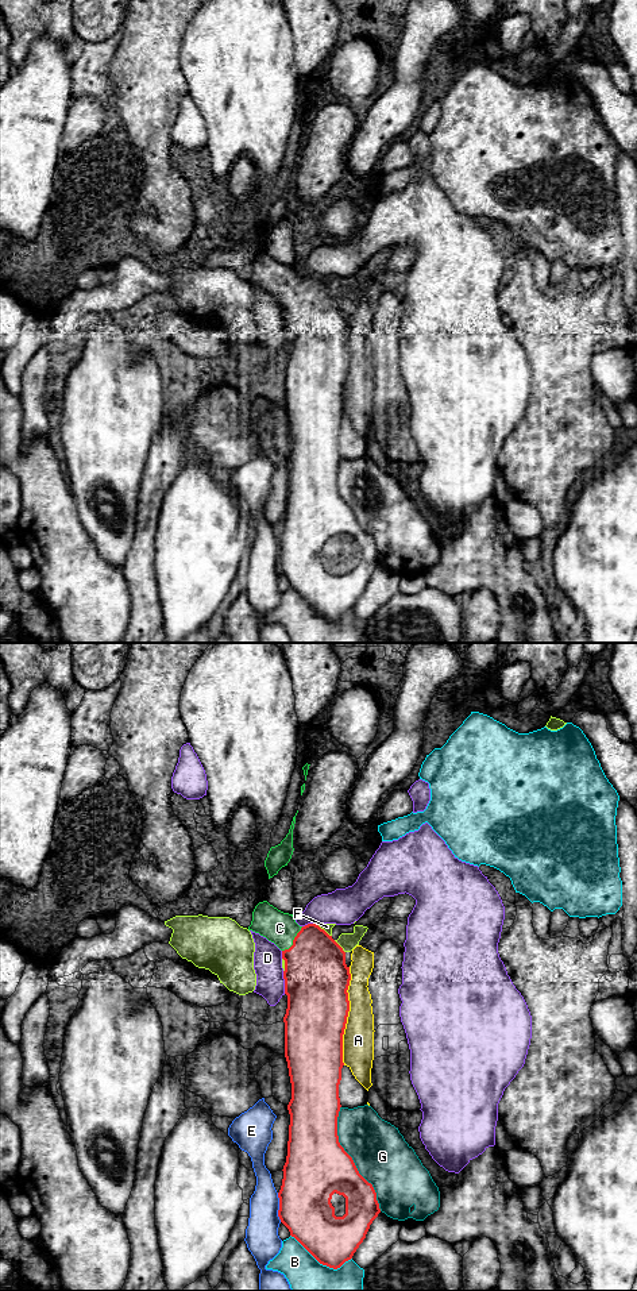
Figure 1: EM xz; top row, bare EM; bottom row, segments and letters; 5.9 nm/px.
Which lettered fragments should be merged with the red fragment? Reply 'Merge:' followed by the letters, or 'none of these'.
Merge: C

